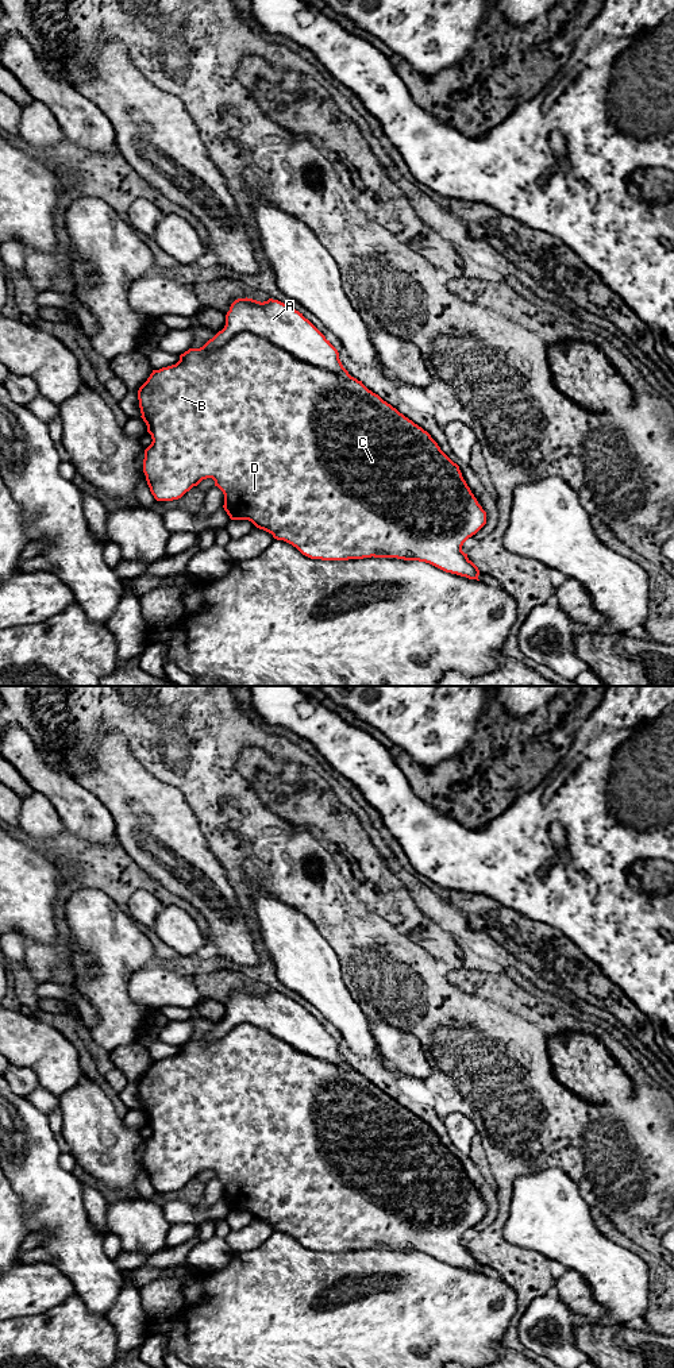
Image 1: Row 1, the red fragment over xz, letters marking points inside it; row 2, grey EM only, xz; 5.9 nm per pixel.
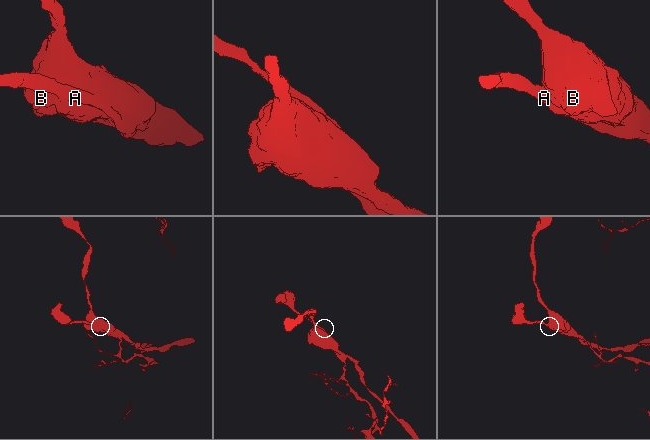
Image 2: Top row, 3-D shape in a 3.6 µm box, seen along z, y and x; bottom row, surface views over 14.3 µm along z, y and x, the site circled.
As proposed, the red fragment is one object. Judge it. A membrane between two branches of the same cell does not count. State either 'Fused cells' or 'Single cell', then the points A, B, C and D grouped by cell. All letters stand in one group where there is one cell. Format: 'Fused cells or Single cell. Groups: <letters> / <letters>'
Fused cells. Groups: A / B C D

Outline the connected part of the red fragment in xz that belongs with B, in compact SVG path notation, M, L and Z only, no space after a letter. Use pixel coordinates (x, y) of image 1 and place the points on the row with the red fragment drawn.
M251 332L232 335L222 347L207 351L189 348L180 355L176 365L153 370L138 390L142 419L151 435L151 444L145 450L143 473L151 494L157 501L181 498L203 479L212 478L224 494L224 510L231 520L249 520L257 528L296 547L303 555L321 560L348 560L363 558L397 558L430 563L446 573L478 579L478 567L462 551L463 543L486 524L486 512L478 504L459 466L454 463L431 438L412 420L400 413L378 394L369 390L362 381L351 375L339 375L300 361L270 340Z

